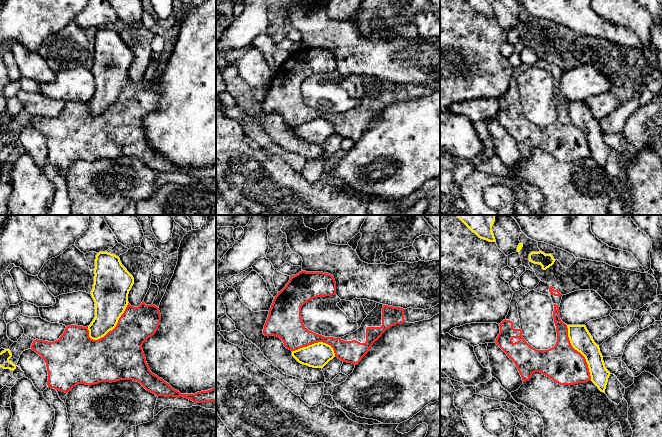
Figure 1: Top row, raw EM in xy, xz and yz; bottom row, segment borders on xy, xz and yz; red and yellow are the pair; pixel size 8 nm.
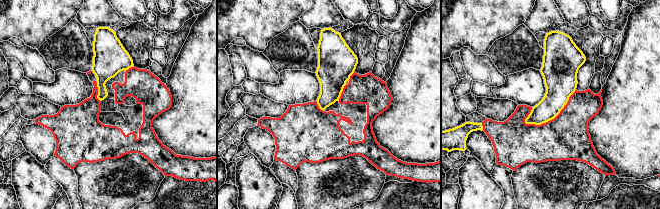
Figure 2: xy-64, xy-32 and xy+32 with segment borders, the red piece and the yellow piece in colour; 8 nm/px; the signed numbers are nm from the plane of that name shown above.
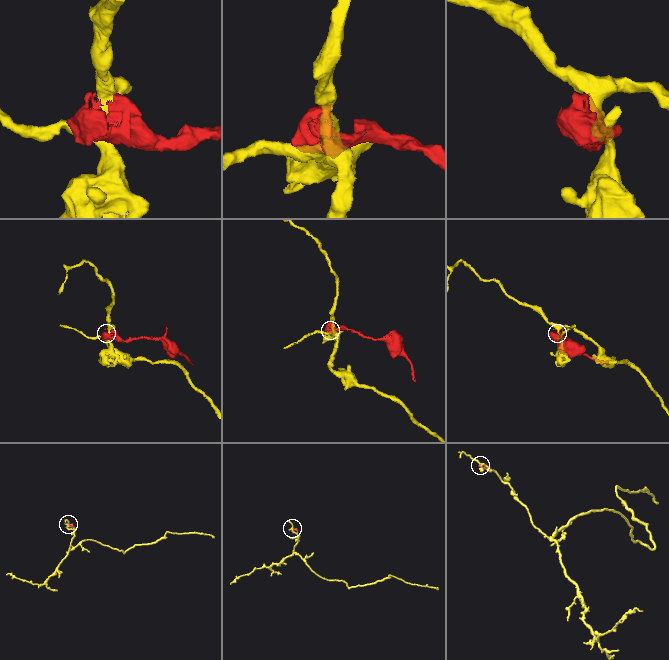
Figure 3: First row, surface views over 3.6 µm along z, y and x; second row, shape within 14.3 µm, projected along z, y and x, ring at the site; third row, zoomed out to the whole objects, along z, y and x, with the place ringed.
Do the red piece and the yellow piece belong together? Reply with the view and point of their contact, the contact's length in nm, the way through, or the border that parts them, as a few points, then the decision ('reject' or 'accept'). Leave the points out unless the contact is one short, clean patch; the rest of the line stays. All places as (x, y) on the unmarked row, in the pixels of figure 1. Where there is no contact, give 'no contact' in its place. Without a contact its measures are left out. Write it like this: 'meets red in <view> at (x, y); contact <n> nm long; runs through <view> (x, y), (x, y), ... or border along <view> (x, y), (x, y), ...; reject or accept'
meets red in yz at (579, 128); contact 500 nm long; reject

